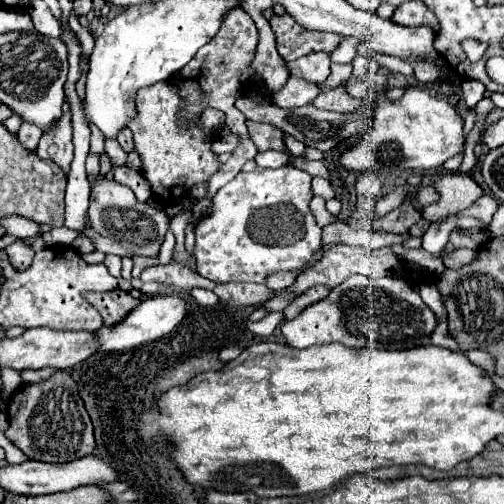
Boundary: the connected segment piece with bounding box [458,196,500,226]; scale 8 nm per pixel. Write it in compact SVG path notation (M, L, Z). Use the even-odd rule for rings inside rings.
M482 196L468 210L462 210L458 216L472 216L472 218L476 218L476 220L480 220L480 222L484 222L488 226L492 222L492 216L498 210L498 206L500 206L500 202L496 198Z

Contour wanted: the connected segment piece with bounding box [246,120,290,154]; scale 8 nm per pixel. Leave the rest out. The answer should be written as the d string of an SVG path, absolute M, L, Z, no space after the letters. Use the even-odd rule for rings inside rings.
M246 120L246 126L248 126L248 134L250 134L252 142L256 144L258 152L278 150L278 152L290 154L284 144L284 134L280 128L270 126L270 124L262 124L262 122L252 122L252 120Z

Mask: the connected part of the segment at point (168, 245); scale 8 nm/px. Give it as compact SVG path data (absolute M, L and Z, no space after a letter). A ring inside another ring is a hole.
M168 228L164 240L162 240L162 246L160 246L160 262L162 264L168 264L172 260L172 250L174 250L174 234L172 230Z

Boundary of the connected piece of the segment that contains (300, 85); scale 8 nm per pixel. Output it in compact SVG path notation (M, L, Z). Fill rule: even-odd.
M288 78L288 82L270 96L270 100L280 108L298 108L310 104L320 94L320 88L302 78Z

